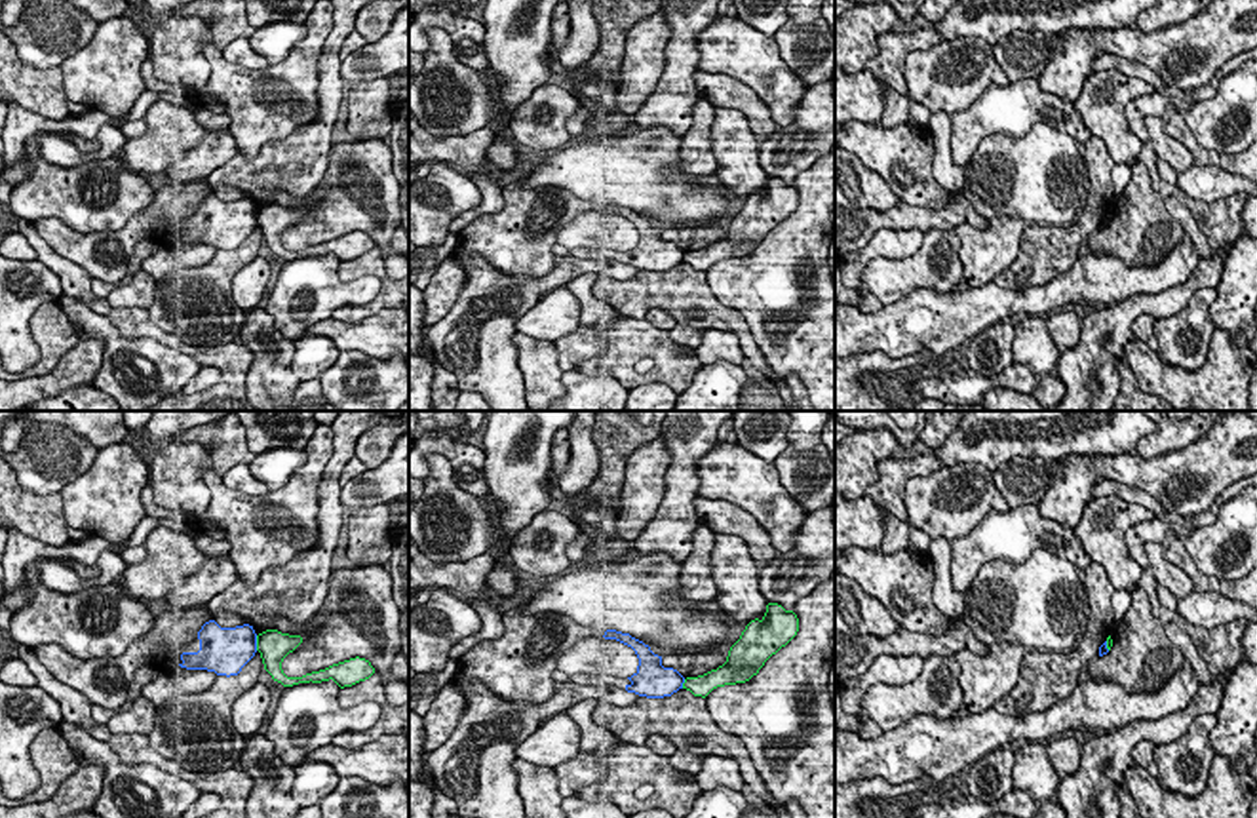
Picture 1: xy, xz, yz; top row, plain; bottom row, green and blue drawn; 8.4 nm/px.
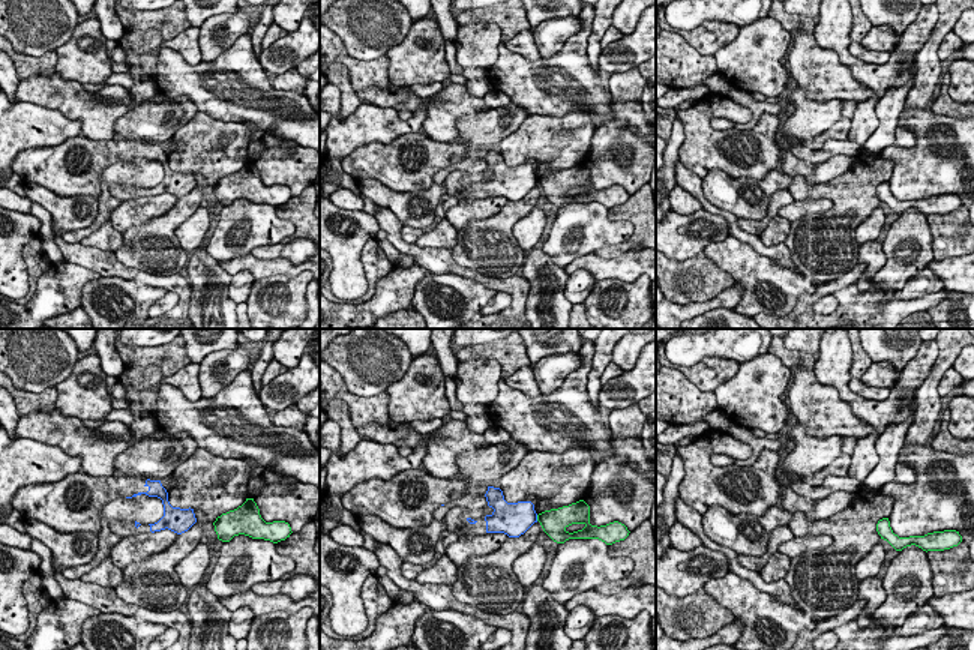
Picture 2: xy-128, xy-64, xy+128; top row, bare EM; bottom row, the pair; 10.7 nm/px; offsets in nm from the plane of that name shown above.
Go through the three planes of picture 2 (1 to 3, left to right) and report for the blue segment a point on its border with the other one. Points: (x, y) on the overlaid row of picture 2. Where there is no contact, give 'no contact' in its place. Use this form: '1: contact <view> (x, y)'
1: no contact
2: contact xy-64 (538, 518)
3: no contact

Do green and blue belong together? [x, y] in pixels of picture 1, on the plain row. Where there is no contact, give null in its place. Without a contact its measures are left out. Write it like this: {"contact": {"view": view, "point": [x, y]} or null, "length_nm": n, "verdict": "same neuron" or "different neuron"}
{"contact": {"view": "xy", "point": [257, 217]}, "length_nm": 130, "verdict": "different neuron"}

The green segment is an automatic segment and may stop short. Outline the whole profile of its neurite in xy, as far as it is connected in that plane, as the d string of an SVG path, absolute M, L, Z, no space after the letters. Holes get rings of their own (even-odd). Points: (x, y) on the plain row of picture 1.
M266 204L257 209L257 224L261 226L264 243L272 249L274 255L283 261L293 261L299 257L321 257L333 253L340 263L352 261L359 255L369 253L375 247L375 242L365 232L350 232L338 238L333 238L325 243L306 247L302 251L287 251L281 243L283 232L293 226L302 217L300 209L281 207L278 204Z

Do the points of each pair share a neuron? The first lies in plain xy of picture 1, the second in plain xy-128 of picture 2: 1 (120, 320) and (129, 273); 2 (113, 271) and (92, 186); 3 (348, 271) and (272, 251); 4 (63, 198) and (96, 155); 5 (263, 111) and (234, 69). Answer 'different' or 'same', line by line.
1: same
2: different
3: same
4: same
5: same

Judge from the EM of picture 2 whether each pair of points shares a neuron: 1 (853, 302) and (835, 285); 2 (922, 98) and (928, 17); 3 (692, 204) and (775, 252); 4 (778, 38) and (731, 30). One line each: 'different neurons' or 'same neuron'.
1: different neurons
2: different neurons
3: different neurons
4: different neurons

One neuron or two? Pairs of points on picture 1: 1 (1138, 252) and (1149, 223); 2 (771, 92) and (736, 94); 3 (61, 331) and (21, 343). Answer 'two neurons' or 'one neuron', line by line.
1: one neuron
2: two neurons
3: two neurons

